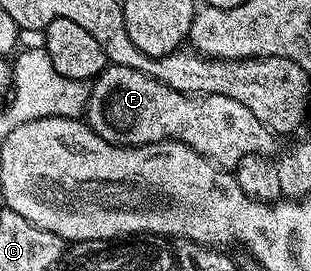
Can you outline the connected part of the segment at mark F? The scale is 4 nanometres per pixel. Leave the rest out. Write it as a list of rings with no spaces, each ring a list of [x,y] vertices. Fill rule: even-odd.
[[[107,65],[106,69],[93,79],[90,99],[86,105],[84,121],[104,140],[114,146],[147,146],[153,142],[183,142],[188,148],[200,152],[209,162],[223,168],[237,167],[238,161],[249,154],[273,155],[279,139],[240,100],[219,94],[181,94],[158,78],[148,76],[136,68]]]

